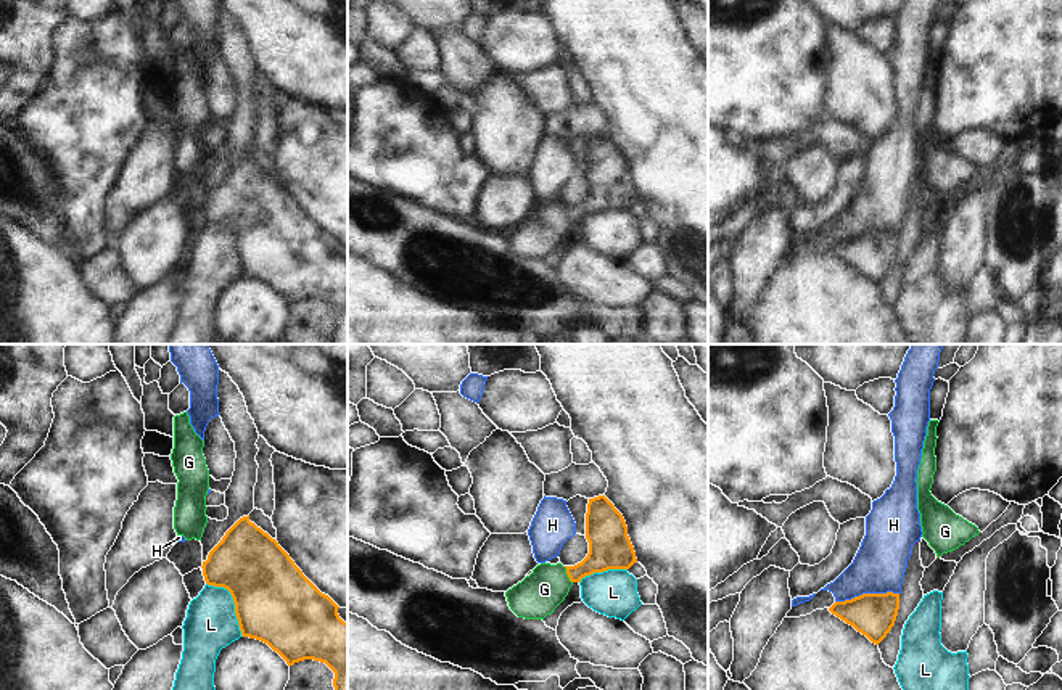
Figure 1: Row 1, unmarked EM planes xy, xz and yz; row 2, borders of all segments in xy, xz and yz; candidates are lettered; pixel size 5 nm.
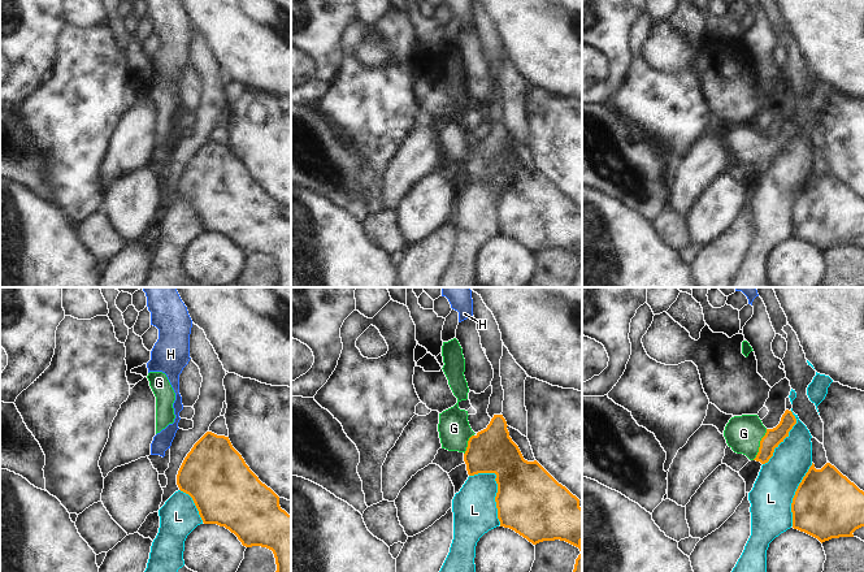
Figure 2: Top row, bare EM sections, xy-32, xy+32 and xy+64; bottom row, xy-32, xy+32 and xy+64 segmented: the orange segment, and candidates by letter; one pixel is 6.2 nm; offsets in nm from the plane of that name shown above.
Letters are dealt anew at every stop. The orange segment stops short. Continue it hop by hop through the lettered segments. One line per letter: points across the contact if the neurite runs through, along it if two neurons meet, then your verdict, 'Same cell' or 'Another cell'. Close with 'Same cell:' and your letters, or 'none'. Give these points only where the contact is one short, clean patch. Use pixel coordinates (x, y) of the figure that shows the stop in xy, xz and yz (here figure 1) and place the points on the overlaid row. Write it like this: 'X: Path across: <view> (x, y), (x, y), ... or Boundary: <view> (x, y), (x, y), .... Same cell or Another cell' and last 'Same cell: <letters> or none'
G: Path across: xz (609, 546), (588, 566), (567, 573), (544, 589). Same cell
H: Another cell
L: Another cell
Same cell: G.

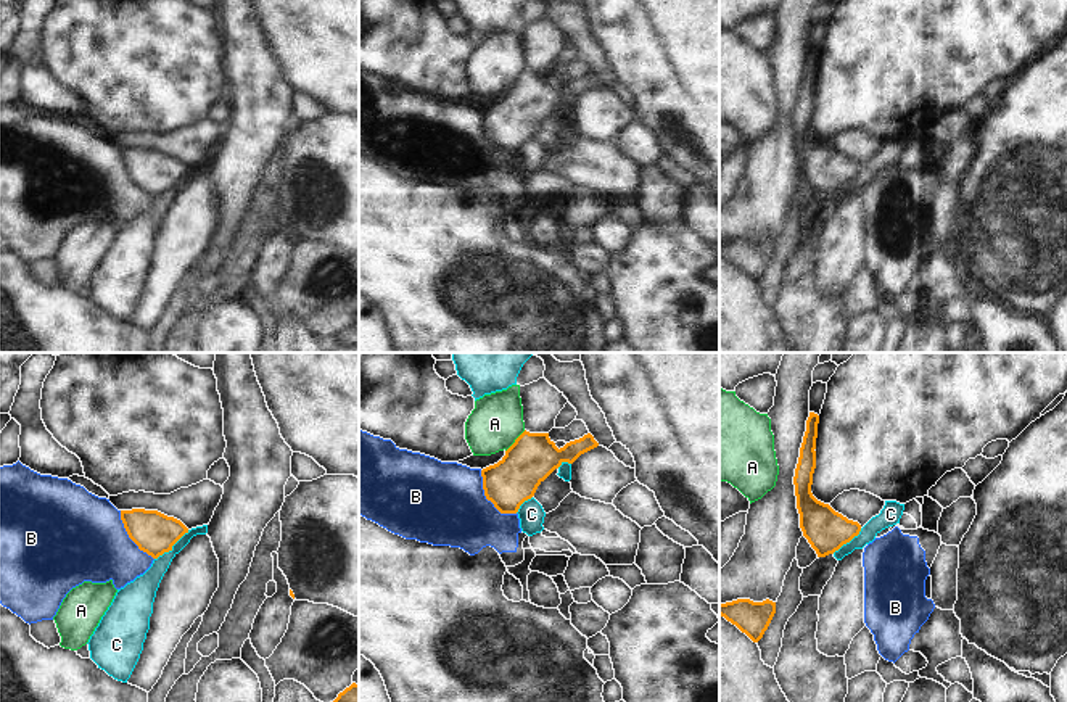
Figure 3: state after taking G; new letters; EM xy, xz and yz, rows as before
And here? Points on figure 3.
A: Another cell
B: Boundary: xz (480, 470), (483, 495), (501, 512), (515, 514). Another cell
C: Boundary: xy (189, 530), (155, 559). Another cell
Same cell: none.

